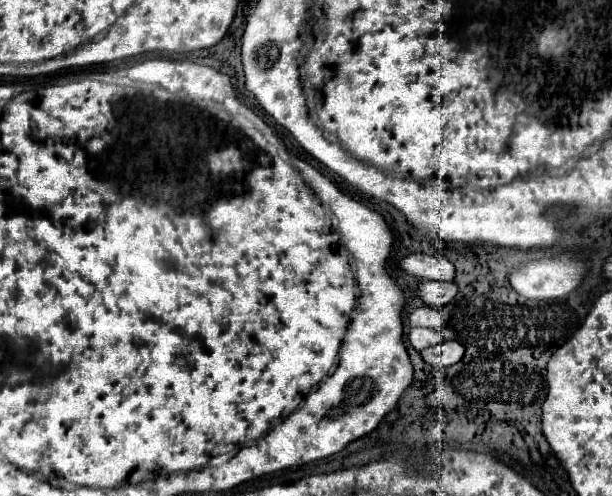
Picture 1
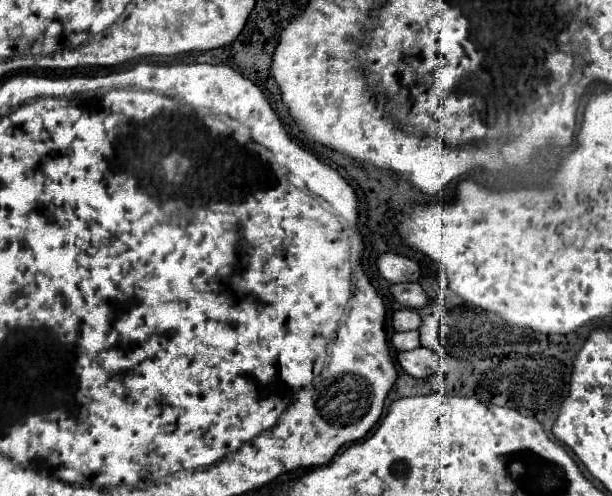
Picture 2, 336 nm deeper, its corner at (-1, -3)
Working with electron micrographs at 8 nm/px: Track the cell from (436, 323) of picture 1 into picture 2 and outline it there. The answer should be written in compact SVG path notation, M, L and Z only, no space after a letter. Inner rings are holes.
M397 310L391 316L391 326L395 332L405 332L405 330L417 330L421 326L421 316L415 310Z

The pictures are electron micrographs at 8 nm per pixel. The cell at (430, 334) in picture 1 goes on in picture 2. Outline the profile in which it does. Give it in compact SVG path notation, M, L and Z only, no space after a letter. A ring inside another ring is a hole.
M413 330L413 332L395 332L391 336L391 344L397 352L401 350L413 350L413 348L419 348L419 332Z

